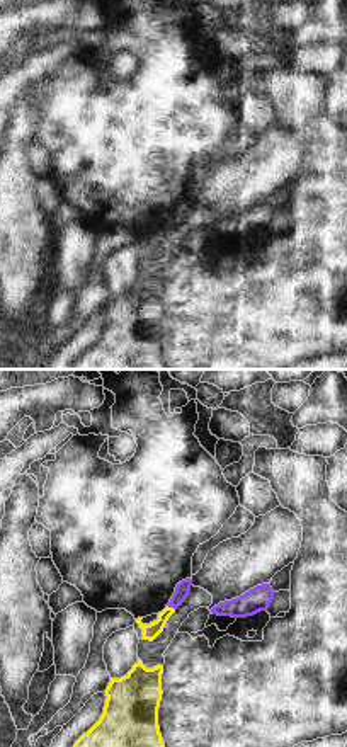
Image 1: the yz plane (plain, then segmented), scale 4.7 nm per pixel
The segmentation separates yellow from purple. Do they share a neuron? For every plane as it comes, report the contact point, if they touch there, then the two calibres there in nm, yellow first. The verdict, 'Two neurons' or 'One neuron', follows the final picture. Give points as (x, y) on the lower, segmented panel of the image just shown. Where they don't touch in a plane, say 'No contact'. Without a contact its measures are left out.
Touches yellow at (170, 608). Thickness 80 nm (yellow) against 70 nm

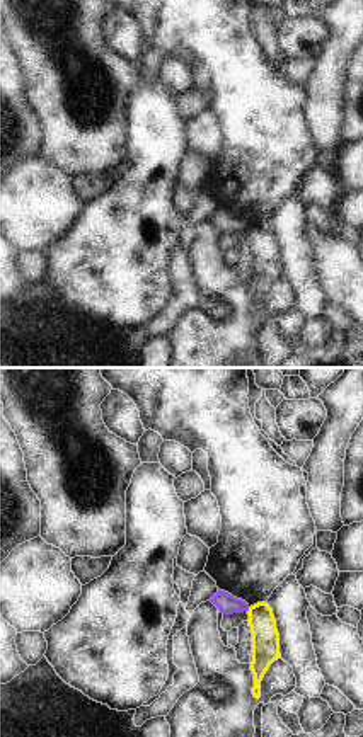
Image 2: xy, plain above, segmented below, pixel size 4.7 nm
Touches yellow at (249, 610). Thickness 130 nm (yellow) against 90 nm

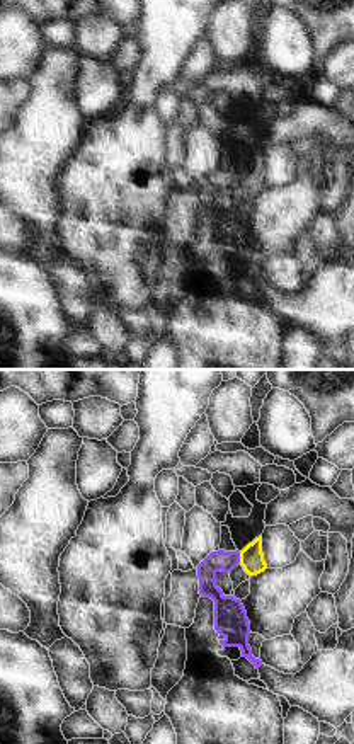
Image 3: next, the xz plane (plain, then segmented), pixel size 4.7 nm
Touches yellow at (240, 557). Thickness 110 nm (yellow) against 130 nm

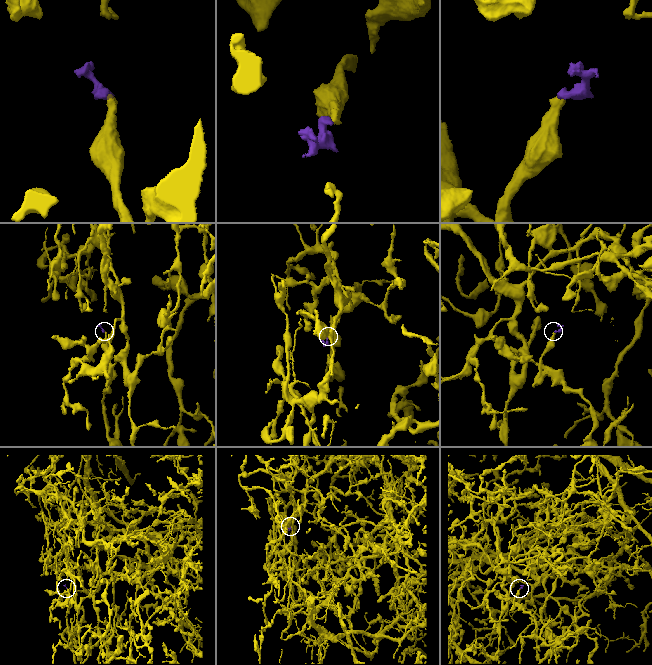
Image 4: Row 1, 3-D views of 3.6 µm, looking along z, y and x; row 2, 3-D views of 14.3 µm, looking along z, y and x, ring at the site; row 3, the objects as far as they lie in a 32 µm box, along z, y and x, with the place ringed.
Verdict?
Two neurons

